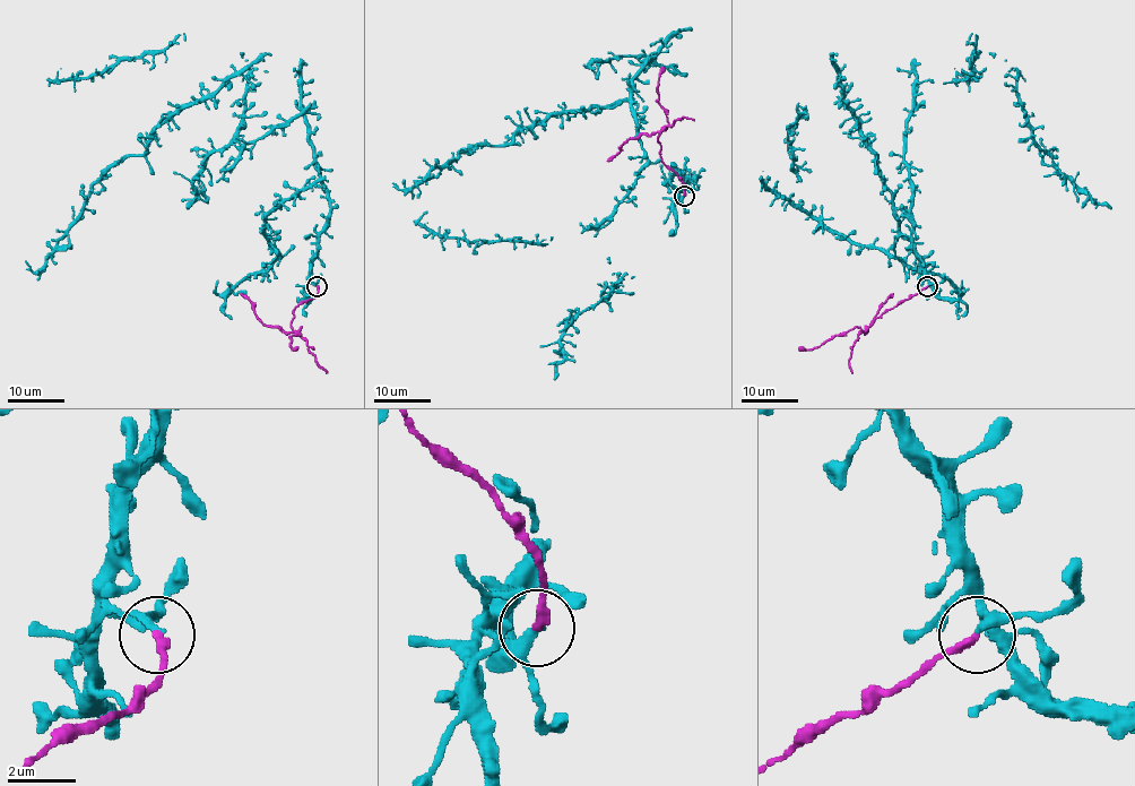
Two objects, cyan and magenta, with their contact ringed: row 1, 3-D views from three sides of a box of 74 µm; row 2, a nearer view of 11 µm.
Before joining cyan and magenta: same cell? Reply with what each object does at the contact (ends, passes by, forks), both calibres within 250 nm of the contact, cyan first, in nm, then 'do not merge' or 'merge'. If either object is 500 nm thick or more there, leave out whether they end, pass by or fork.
cyan passes by; magenta ends there; 220 nm thick on the cyan side, 240 nm on the other; do not merge

